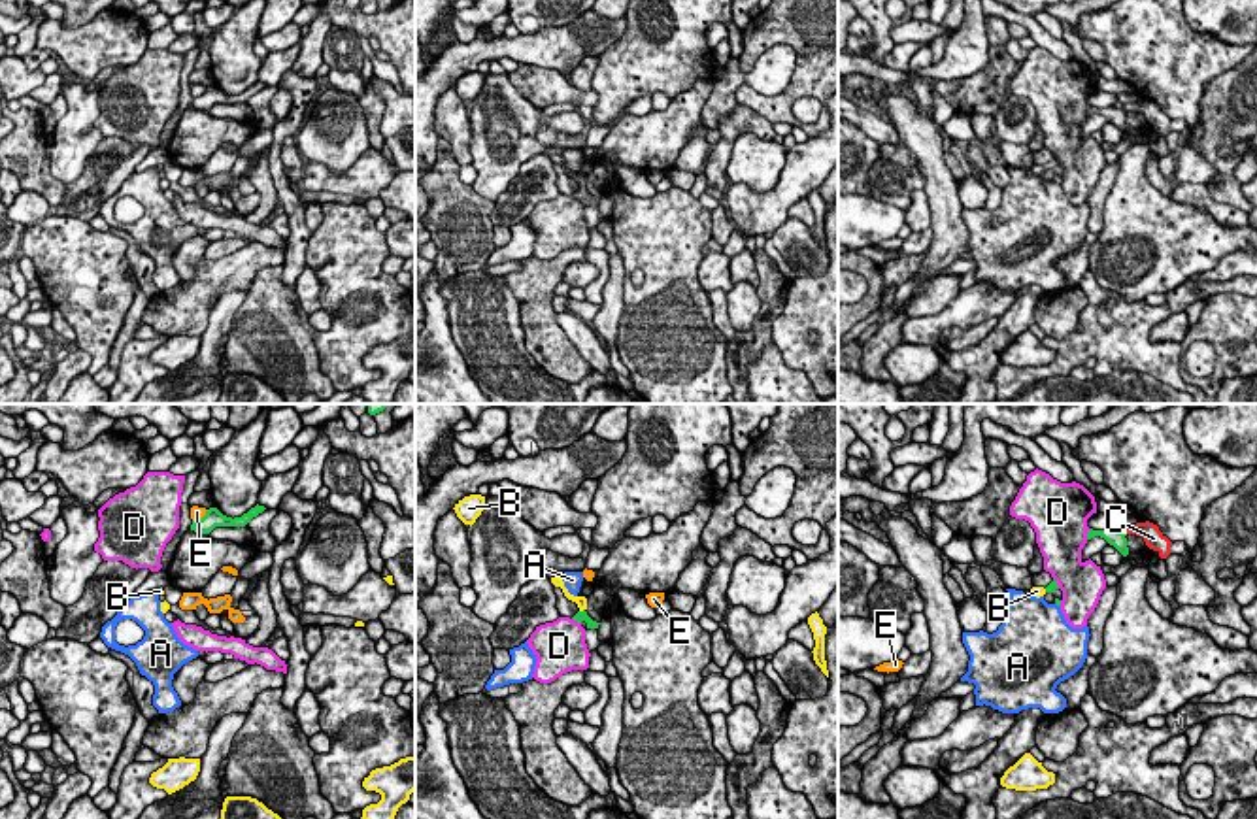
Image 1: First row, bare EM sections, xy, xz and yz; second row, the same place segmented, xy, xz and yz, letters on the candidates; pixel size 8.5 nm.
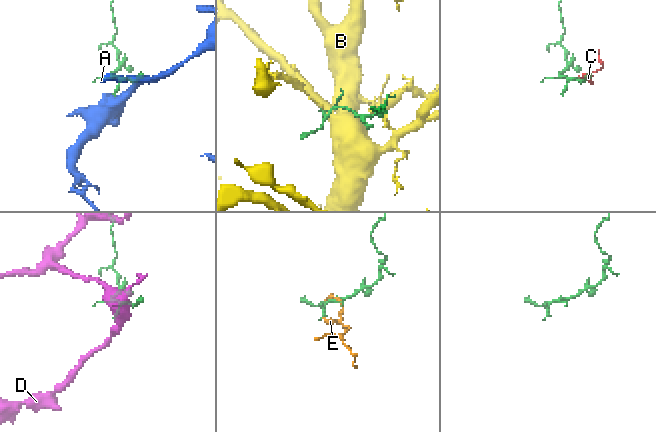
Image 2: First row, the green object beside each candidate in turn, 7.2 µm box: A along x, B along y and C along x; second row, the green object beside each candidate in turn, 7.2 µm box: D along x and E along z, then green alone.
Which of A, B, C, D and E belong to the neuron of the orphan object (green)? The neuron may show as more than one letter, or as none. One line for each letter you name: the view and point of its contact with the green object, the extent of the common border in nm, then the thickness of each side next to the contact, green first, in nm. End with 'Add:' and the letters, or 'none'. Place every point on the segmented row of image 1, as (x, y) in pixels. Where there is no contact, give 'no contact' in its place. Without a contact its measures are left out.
B: xz (584, 610) | 60 nm | 100/100 nm
Add: B

